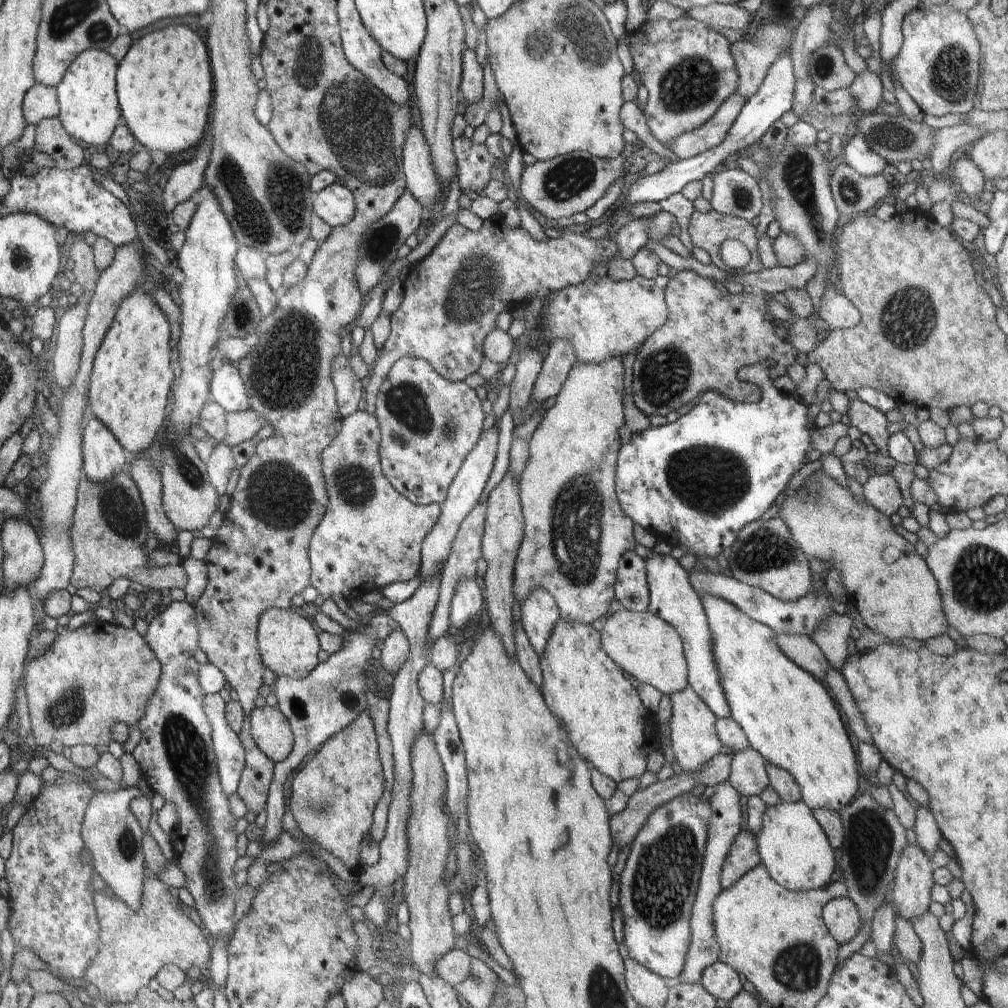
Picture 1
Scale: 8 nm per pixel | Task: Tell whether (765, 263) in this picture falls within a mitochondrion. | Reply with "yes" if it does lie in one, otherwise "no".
no

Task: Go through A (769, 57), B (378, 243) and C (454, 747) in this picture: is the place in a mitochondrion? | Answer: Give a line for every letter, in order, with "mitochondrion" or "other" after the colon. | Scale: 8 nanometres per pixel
A: other
B: mitochondrion
C: other

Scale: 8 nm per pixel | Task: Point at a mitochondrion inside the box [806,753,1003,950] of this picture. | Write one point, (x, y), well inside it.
(870, 842)

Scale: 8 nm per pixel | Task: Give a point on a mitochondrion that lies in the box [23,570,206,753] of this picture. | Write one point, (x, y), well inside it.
(67, 710)

